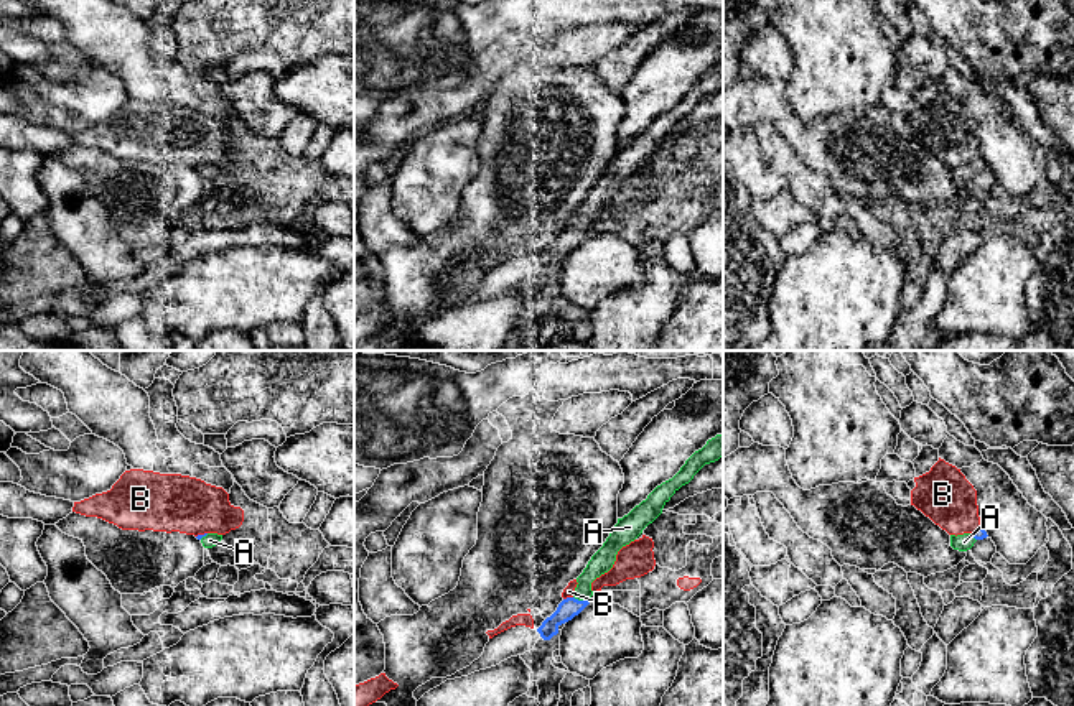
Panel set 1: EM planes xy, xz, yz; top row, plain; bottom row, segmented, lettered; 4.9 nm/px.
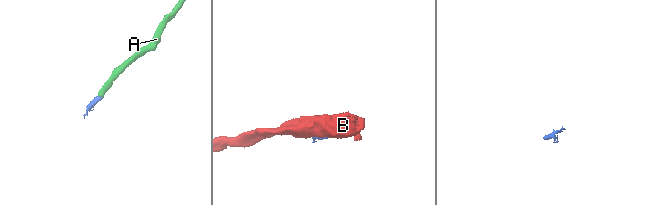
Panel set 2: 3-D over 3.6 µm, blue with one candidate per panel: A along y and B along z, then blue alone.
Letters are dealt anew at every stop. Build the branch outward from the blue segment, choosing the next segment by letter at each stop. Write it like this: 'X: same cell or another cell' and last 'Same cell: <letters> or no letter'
A: same cell
B: another cell
Same cell: A

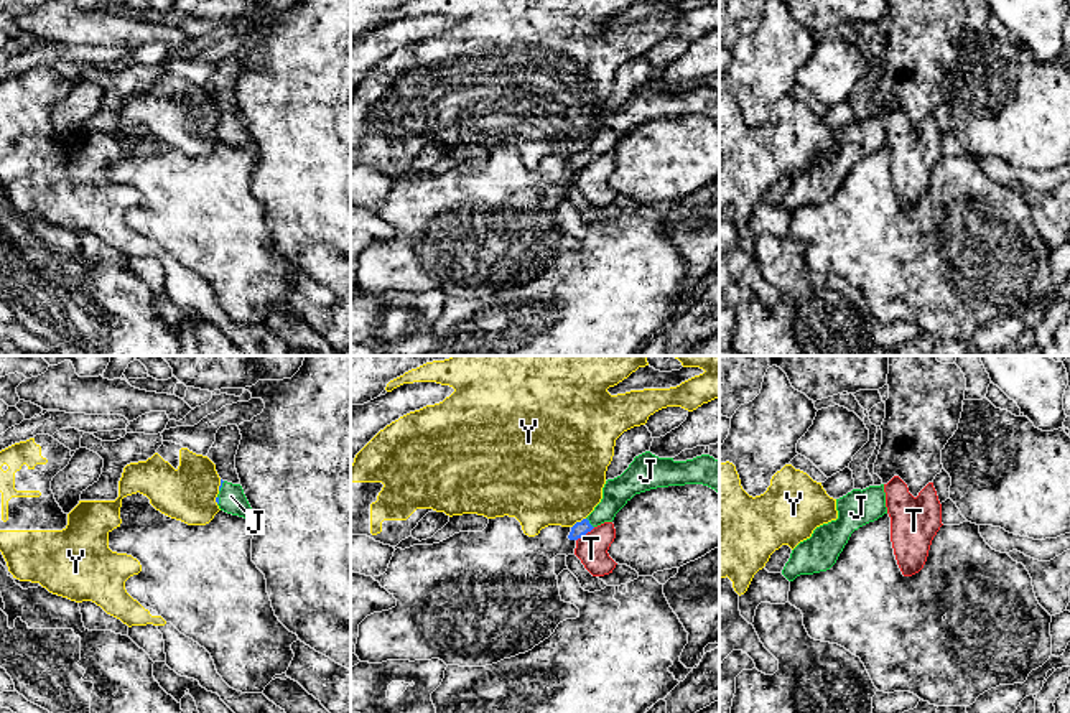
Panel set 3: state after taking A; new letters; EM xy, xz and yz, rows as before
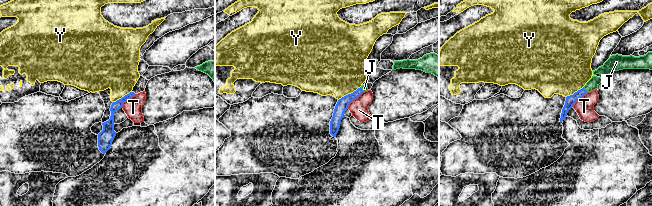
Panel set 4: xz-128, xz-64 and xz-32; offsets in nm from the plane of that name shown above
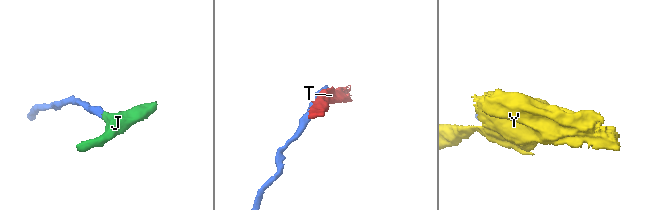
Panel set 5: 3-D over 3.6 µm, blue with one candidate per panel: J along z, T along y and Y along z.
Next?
J: same cell
T: another cell
Y: another cell
Same cell: J

